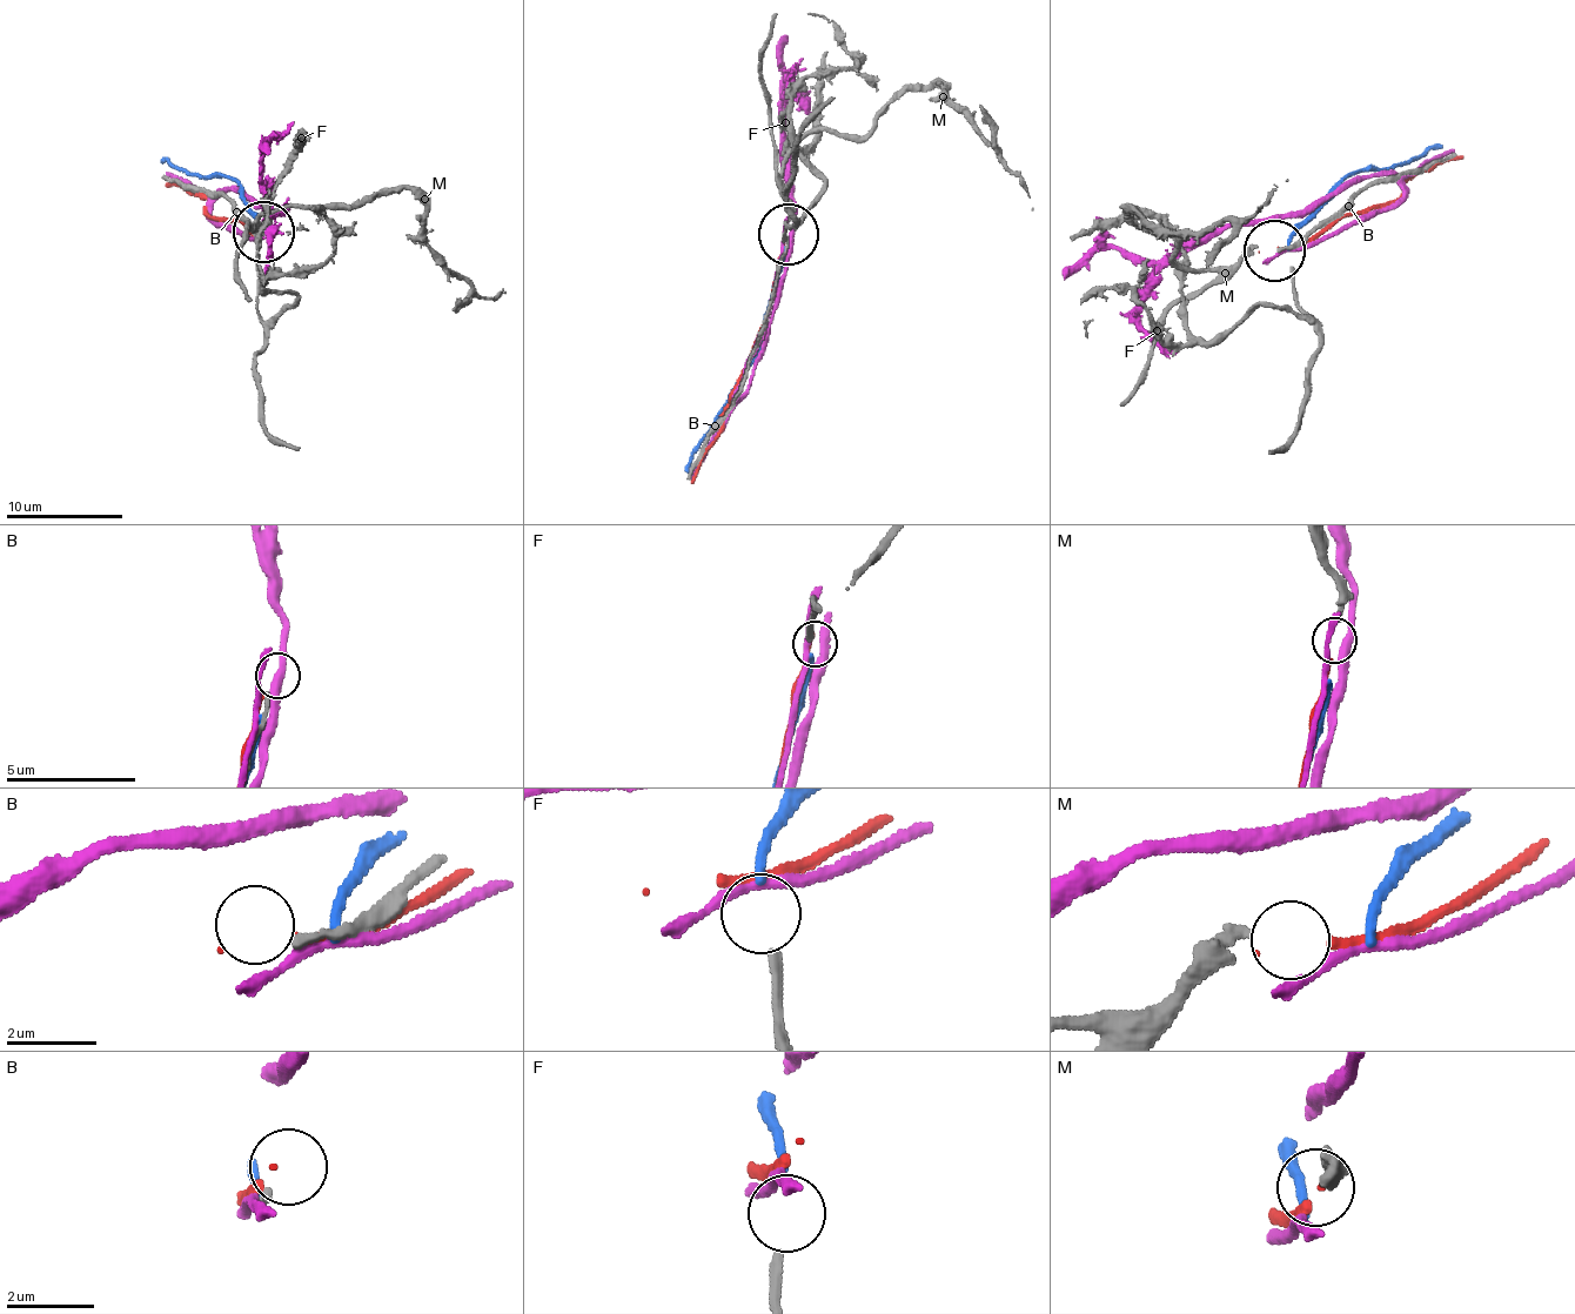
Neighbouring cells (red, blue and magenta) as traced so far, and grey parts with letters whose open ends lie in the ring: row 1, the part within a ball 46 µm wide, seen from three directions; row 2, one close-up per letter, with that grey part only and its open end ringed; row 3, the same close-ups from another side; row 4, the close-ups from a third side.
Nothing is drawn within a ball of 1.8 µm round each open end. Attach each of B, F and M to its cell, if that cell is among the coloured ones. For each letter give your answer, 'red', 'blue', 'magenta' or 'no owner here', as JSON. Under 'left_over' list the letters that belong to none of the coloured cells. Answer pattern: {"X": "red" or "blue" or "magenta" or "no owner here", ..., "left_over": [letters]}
{"B": "no owner here", "F": "blue", "M": "red", "left_over": ["B"]}

